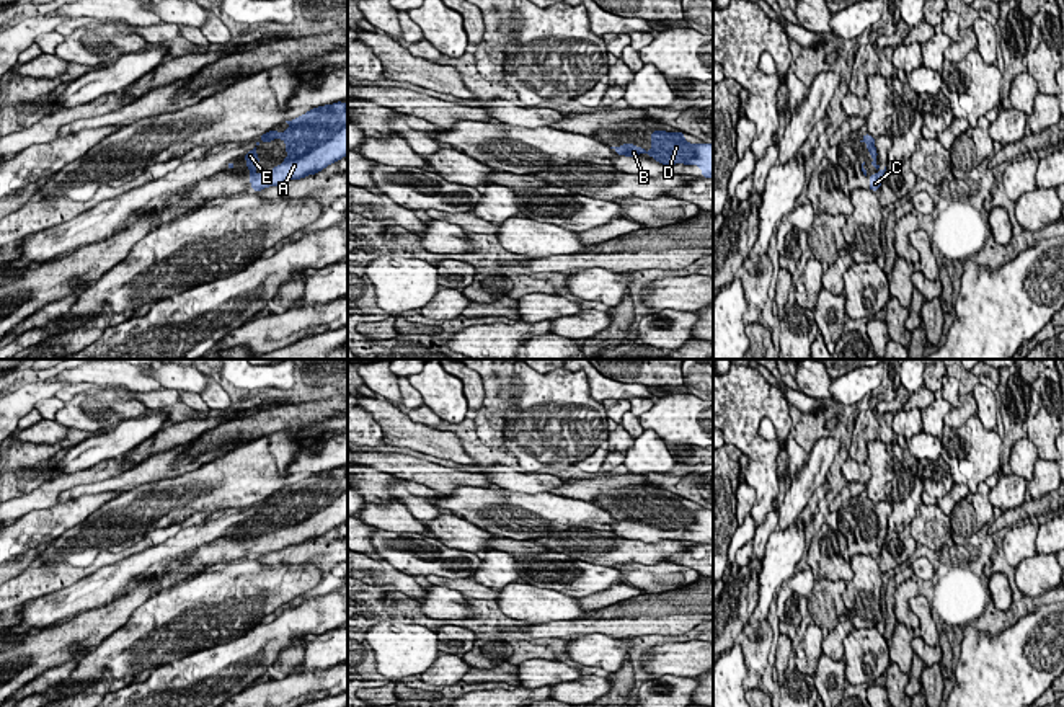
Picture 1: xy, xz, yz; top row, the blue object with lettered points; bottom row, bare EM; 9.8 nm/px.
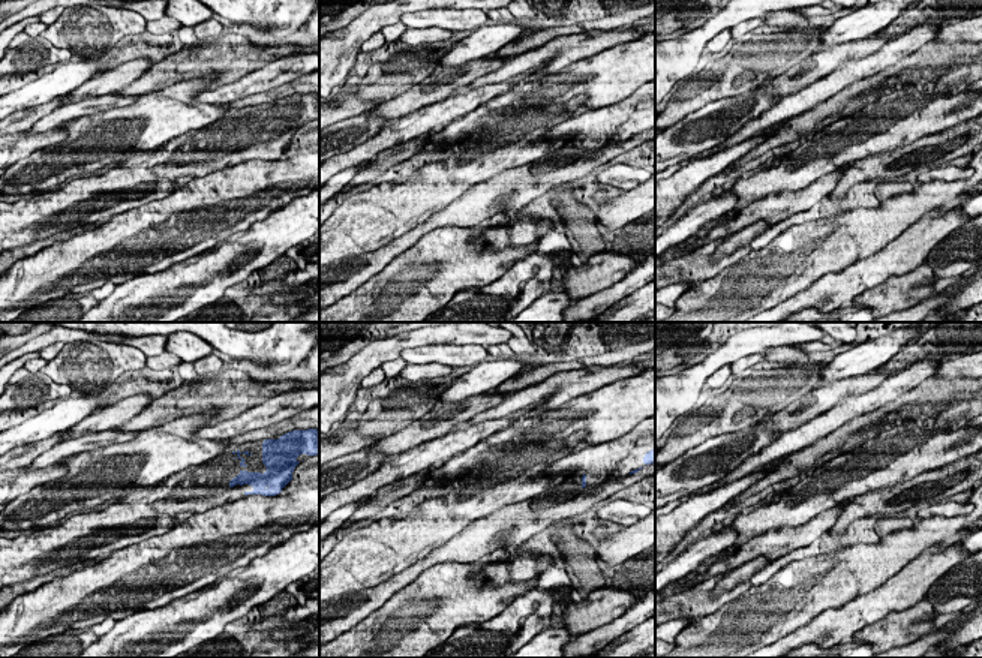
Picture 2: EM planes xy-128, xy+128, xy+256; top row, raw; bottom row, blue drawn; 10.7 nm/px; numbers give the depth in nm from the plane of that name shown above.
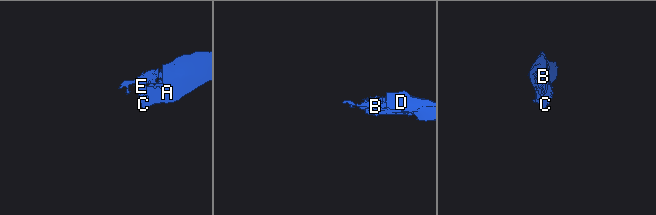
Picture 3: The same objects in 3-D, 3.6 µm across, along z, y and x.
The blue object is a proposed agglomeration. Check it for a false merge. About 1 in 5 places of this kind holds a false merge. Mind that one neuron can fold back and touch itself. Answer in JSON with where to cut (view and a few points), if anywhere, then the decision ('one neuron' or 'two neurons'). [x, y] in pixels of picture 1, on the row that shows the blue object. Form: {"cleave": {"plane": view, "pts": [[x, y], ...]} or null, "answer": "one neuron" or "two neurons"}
{"cleave": null, "answer": "one neuron"}

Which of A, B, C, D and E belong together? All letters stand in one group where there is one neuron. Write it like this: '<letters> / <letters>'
A B C D E

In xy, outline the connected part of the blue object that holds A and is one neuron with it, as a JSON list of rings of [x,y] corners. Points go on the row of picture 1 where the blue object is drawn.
[[[343,101],[313,108],[286,122],[290,126],[289,131],[284,127],[282,134],[279,131],[264,132],[256,142],[258,147],[261,142],[282,139],[284,152],[289,155],[281,165],[256,175],[255,168],[259,163],[256,147],[243,155],[255,193],[315,175],[348,155],[348,104]]]

